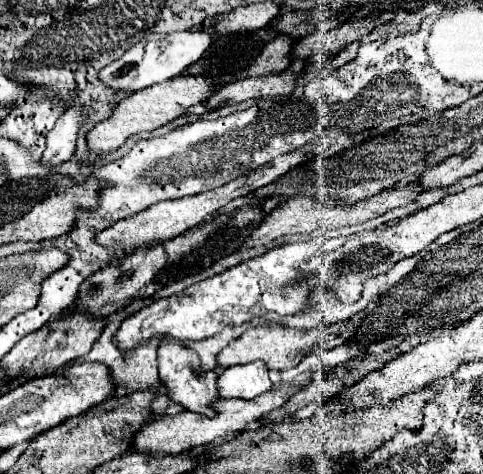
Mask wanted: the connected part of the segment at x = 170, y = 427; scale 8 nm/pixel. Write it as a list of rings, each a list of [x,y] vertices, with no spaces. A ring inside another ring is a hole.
[[[319,366],[317,370],[303,372],[293,382],[285,382],[281,386],[273,386],[273,392],[259,394],[253,400],[241,400],[241,398],[217,400],[215,402],[215,416],[199,416],[197,412],[187,412],[187,410],[183,410],[177,416],[159,416],[159,418],[151,420],[151,424],[147,424],[141,432],[135,434],[135,450],[137,452],[153,452],[155,456],[179,454],[179,452],[183,452],[187,448],[207,446],[207,444],[219,442],[219,440],[223,440],[227,436],[235,436],[235,434],[247,430],[251,424],[259,422],[271,410],[283,406],[295,392],[299,392],[305,384],[309,384],[309,380],[327,380],[327,370],[323,366]]]

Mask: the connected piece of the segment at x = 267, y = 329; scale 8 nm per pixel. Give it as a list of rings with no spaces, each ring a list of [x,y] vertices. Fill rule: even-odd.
[[[279,324],[271,326],[257,326],[249,328],[243,332],[243,336],[235,342],[231,342],[227,348],[219,352],[219,370],[225,370],[227,366],[235,364],[249,364],[255,360],[263,360],[269,370],[289,370],[301,362],[305,354],[311,354],[319,348],[327,350],[327,324],[319,324],[313,330],[295,330],[295,328],[285,328]],[[321,334],[321,336],[319,336]]]

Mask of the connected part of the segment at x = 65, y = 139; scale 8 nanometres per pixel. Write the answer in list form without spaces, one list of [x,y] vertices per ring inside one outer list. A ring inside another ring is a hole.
[[[87,106],[67,108],[63,116],[57,120],[55,128],[47,134],[47,148],[43,152],[45,166],[57,166],[69,160],[75,152],[79,128],[87,120]]]

